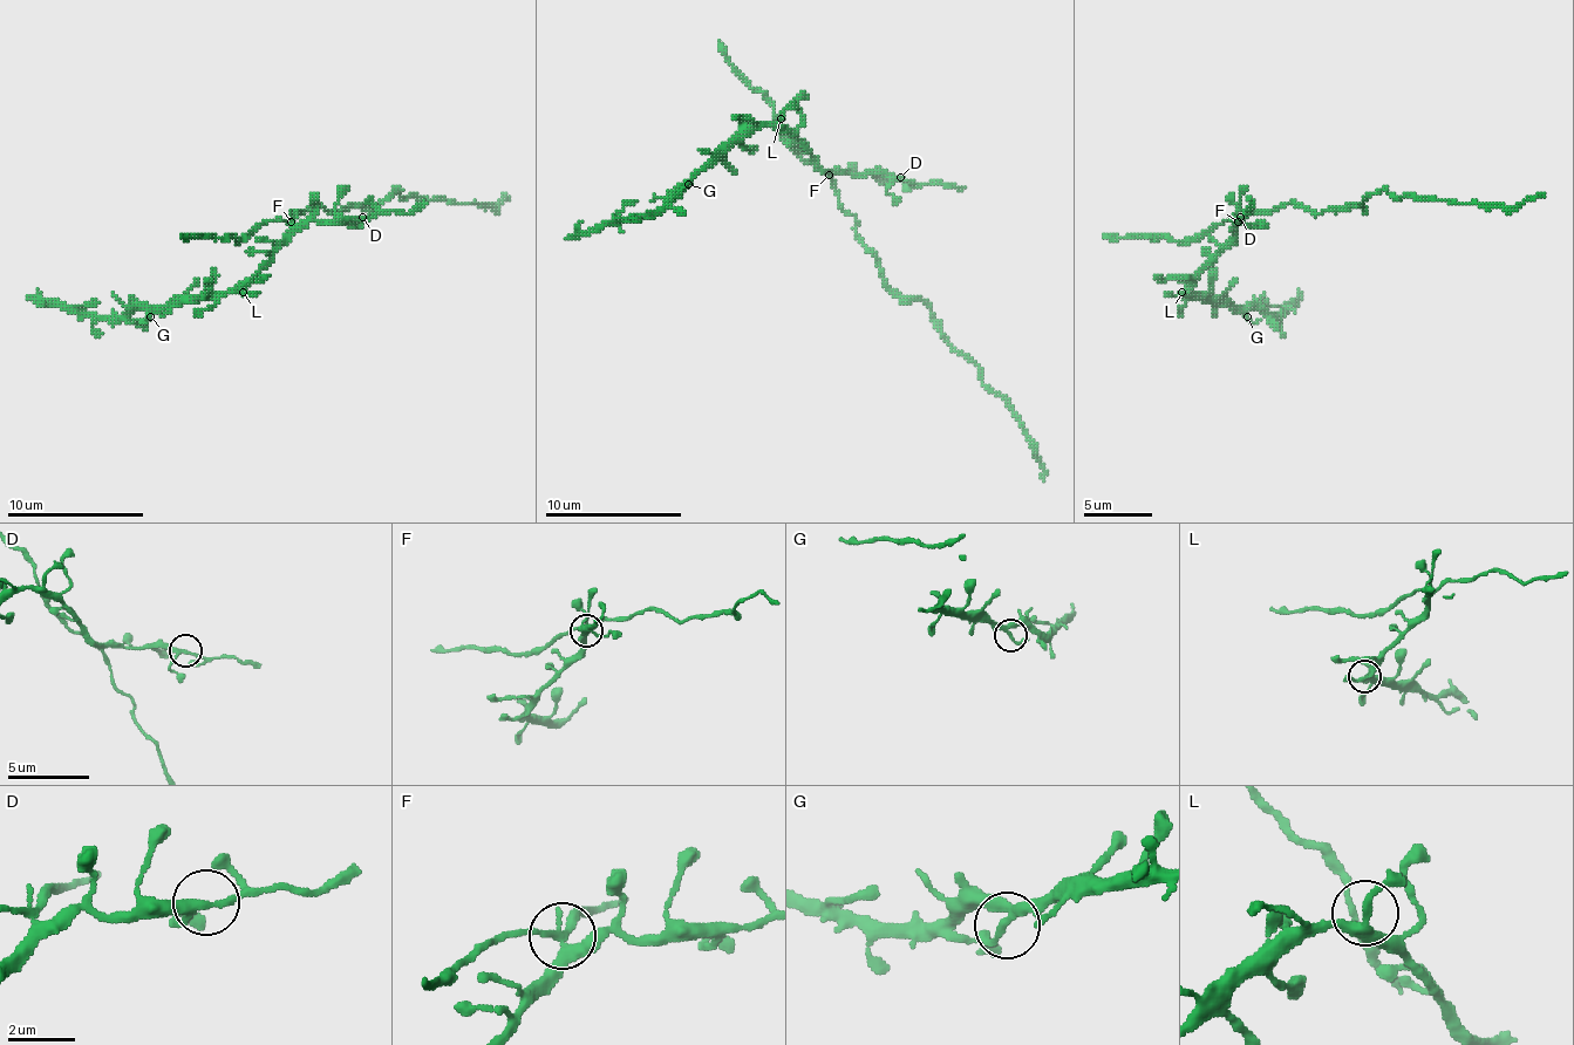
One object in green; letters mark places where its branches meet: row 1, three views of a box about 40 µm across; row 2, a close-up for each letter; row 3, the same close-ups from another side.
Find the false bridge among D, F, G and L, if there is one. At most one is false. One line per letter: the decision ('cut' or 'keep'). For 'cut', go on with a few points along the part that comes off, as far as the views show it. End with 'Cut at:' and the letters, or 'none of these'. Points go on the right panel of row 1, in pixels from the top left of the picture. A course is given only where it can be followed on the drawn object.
D: keep
F: cut; foreign part runs (1237, 220), (1281, 204), (1302, 204), (1319, 213), (1346, 210), (1384, 190), (1510, 207), (1545, 193)
G: keep
L: keep
Cut at: F

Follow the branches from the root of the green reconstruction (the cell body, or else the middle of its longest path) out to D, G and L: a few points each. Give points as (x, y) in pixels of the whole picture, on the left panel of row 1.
D: (300, 210), (294, 220), (298, 224), (362, 217)
G: (300, 210), (280, 248), (250, 279), (218, 295), (175, 295), (150, 316)
L: (300, 210), (291, 227), (291, 238), (243, 292)

